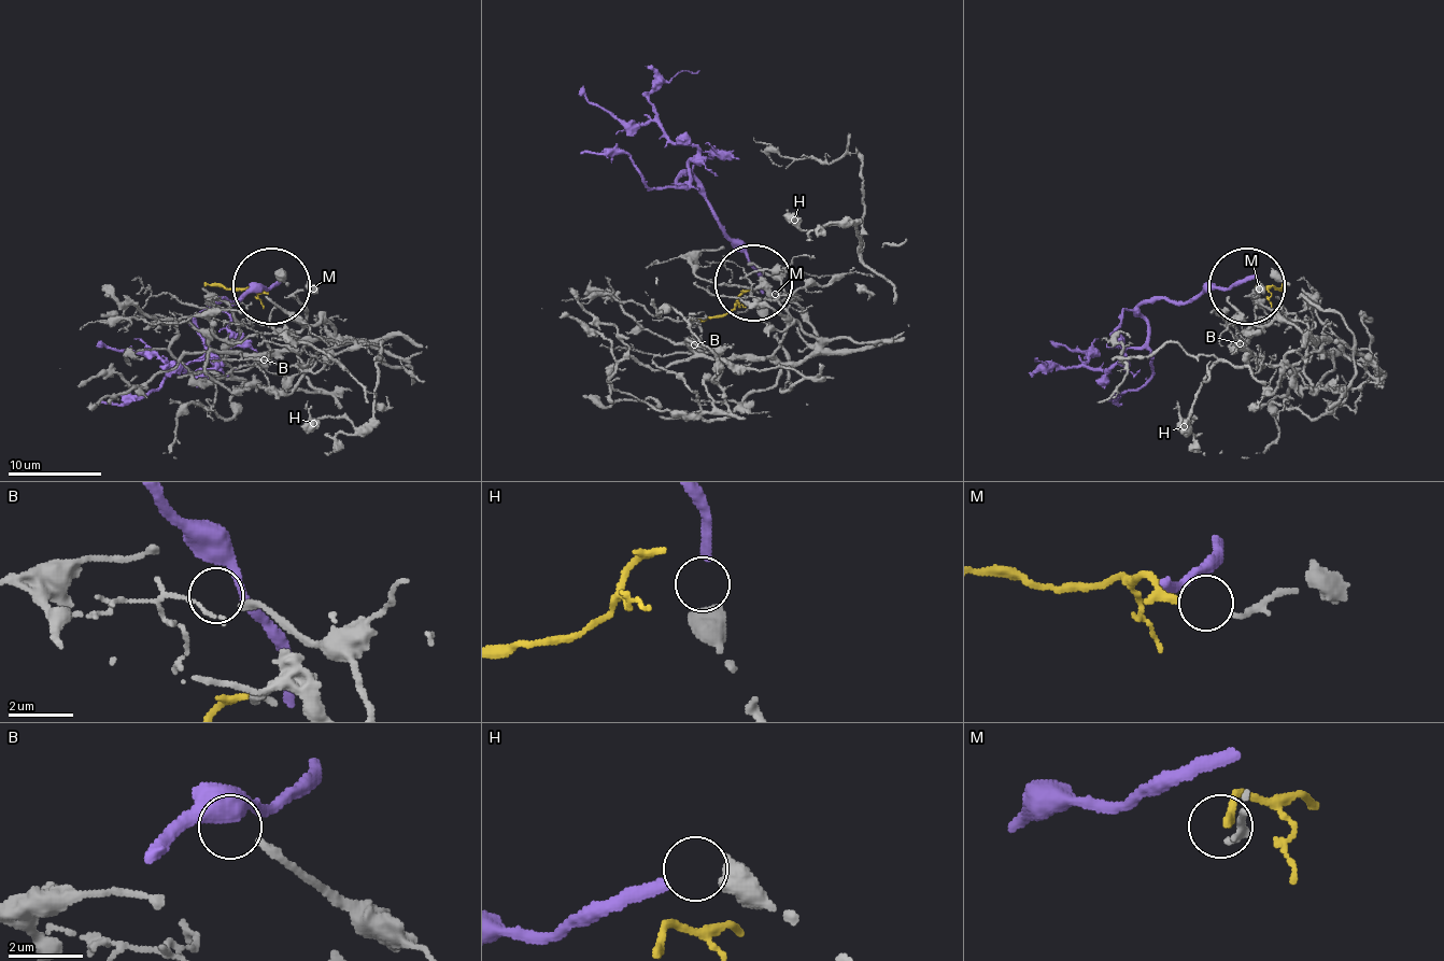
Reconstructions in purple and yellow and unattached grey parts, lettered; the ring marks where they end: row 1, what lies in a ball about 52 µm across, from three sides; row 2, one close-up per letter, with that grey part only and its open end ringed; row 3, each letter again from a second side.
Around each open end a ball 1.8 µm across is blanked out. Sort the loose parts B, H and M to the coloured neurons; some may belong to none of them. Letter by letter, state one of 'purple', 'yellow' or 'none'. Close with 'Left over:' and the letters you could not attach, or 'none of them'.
B: none
H: purple
M: yellow
Left over: B

